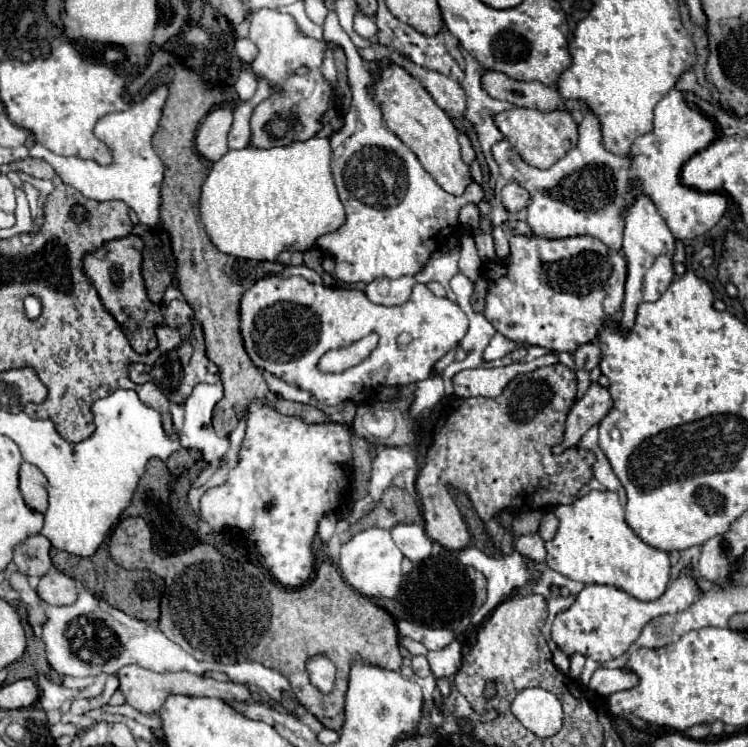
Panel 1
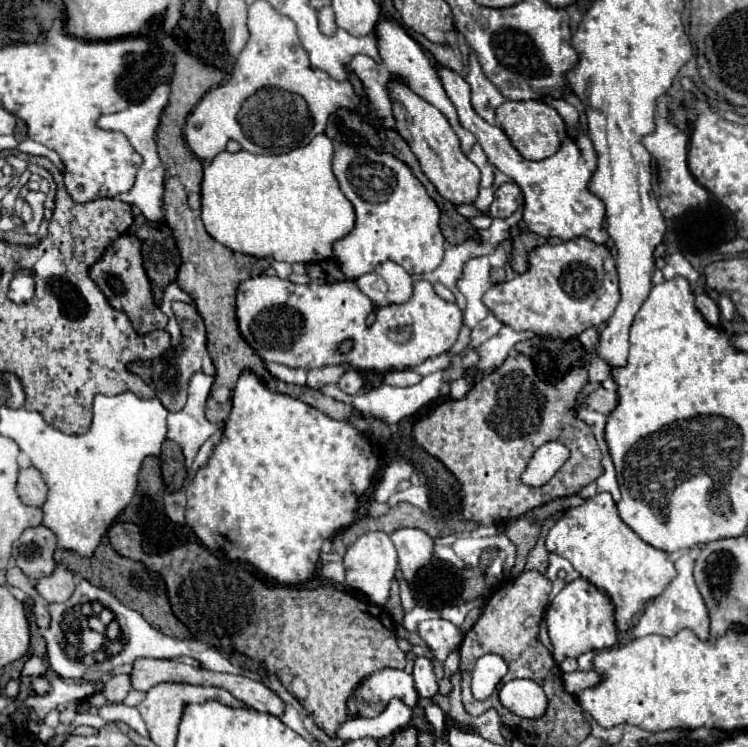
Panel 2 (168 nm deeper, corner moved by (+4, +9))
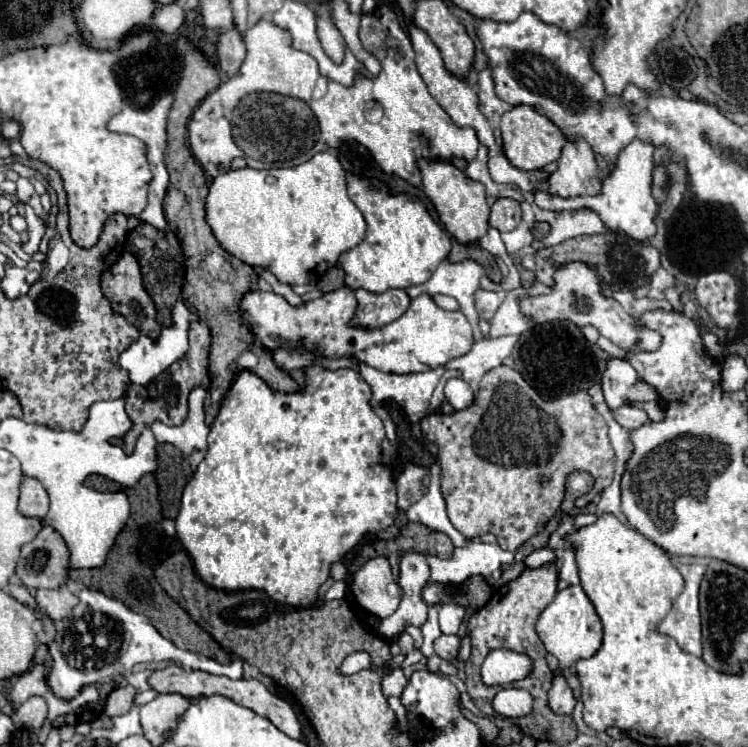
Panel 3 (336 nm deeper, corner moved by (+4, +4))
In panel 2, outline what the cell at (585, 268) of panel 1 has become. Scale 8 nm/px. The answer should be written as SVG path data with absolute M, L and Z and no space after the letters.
M575 237L559 243L545 243L529 253L529 269L511 281L493 285L485 295L485 307L503 323L515 331L533 331L551 339L573 339L589 327L603 325L615 311L619 301L615 257L607 245L597 245L587 237Z

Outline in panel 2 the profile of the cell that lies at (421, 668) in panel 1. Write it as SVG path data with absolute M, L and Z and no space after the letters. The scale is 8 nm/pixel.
M417 657L415 659L415 669L413 669L413 679L415 679L415 687L419 691L421 697L433 697L437 693L437 681L433 675L433 665L429 657Z

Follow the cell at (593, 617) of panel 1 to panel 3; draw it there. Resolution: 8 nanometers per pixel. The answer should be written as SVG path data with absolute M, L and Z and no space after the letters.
M567 586L565 590L559 590L555 600L541 612L535 630L541 642L545 644L547 652L559 660L561 670L569 668L581 658L591 658L599 650L603 640L603 628L599 616L581 586Z

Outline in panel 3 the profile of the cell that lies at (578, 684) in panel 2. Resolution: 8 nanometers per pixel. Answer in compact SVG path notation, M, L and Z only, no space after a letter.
M557 674L557 676L553 678L553 686L551 686L551 690L547 692L547 704L549 704L549 708L551 708L555 714L571 714L571 712L573 712L575 698L573 698L571 688L567 686L565 676Z

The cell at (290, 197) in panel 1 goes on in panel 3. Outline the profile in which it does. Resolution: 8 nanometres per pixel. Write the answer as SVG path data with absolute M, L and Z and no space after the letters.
M319 152L295 168L243 168L221 174L209 188L207 224L229 254L273 272L289 286L317 284L343 252L363 242L367 232L363 214L347 196L345 170L329 152Z

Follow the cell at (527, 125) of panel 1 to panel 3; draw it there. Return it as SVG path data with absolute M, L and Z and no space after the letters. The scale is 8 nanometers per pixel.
M515 106L501 118L501 136L503 136L503 154L507 160L521 170L539 170L561 156L565 136L561 130L543 114L535 112L531 106Z

